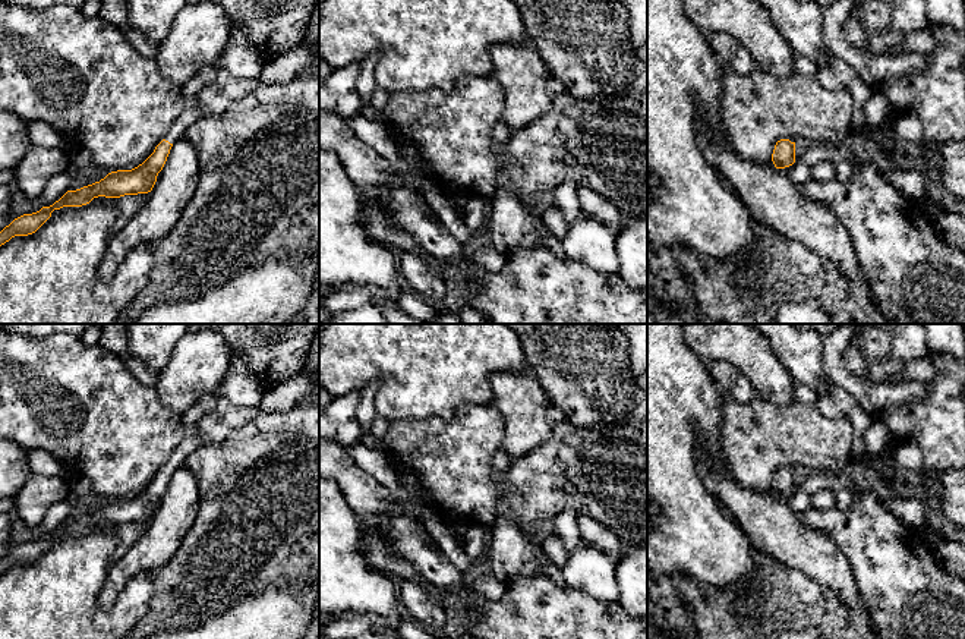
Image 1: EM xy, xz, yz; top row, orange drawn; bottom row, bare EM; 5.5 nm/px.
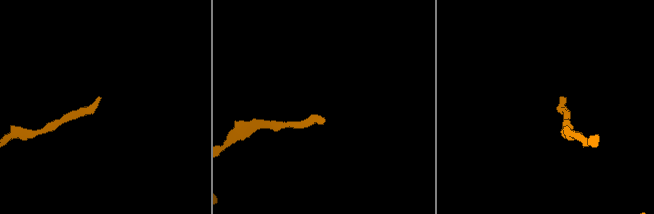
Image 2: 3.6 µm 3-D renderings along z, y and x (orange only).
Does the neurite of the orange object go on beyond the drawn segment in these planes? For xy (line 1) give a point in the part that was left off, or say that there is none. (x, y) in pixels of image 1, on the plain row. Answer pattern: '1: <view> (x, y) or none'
1: xy (177, 457)

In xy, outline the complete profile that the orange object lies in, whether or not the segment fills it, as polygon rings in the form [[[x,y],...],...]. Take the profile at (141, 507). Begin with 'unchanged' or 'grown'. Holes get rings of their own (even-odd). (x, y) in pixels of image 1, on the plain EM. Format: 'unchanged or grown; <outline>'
grown; [[[198,435],[186,438],[168,457],[164,468],[155,475],[154,481],[138,495],[132,498],[117,498],[108,501],[100,510],[83,514],[76,519],[67,519],[59,529],[50,535],[42,535],[32,542],[23,542],[15,547],[0,560],[0,575],[15,564],[28,564],[35,561],[50,545],[54,538],[63,535],[82,535],[94,526],[120,526],[124,523],[148,522],[152,519],[158,501],[163,498],[170,478],[174,470],[185,465],[185,460],[199,446]]]

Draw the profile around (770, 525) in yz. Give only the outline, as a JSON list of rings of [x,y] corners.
[[[703,444],[697,457],[703,484],[731,513],[754,550],[832,588],[848,610],[861,604],[845,554],[830,535],[801,523],[801,513],[791,507],[792,494],[776,497],[772,488],[750,490],[728,466],[715,470]]]

